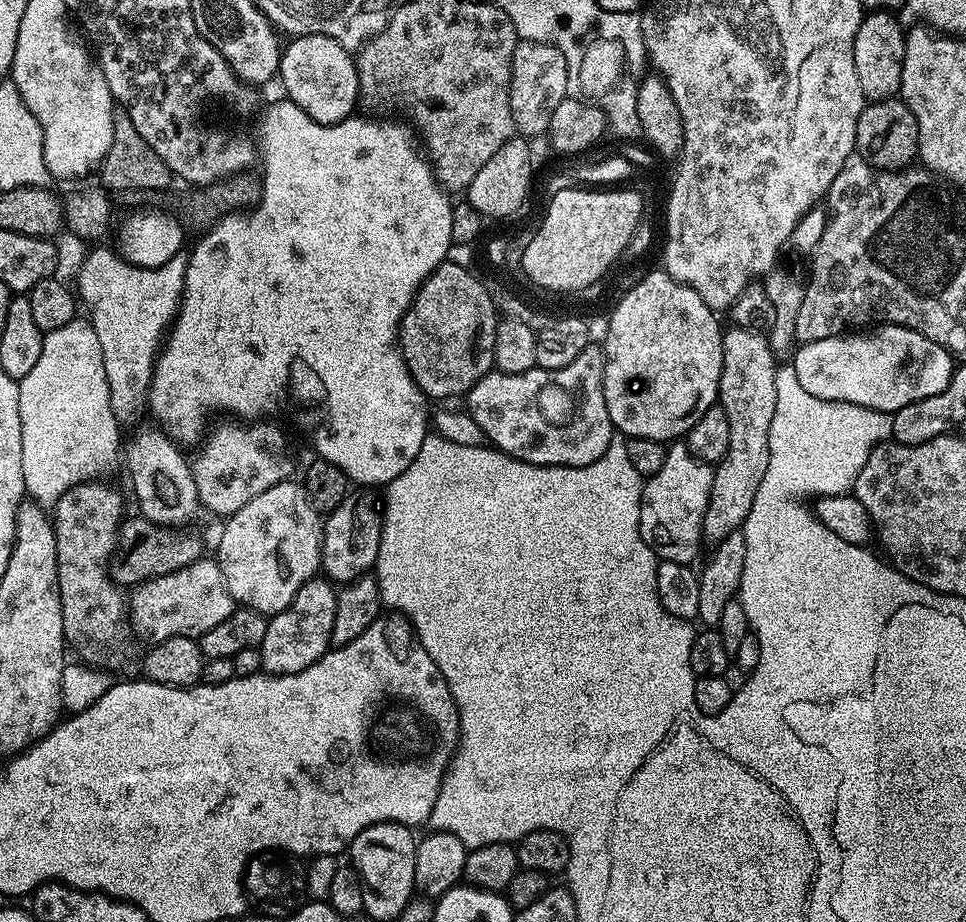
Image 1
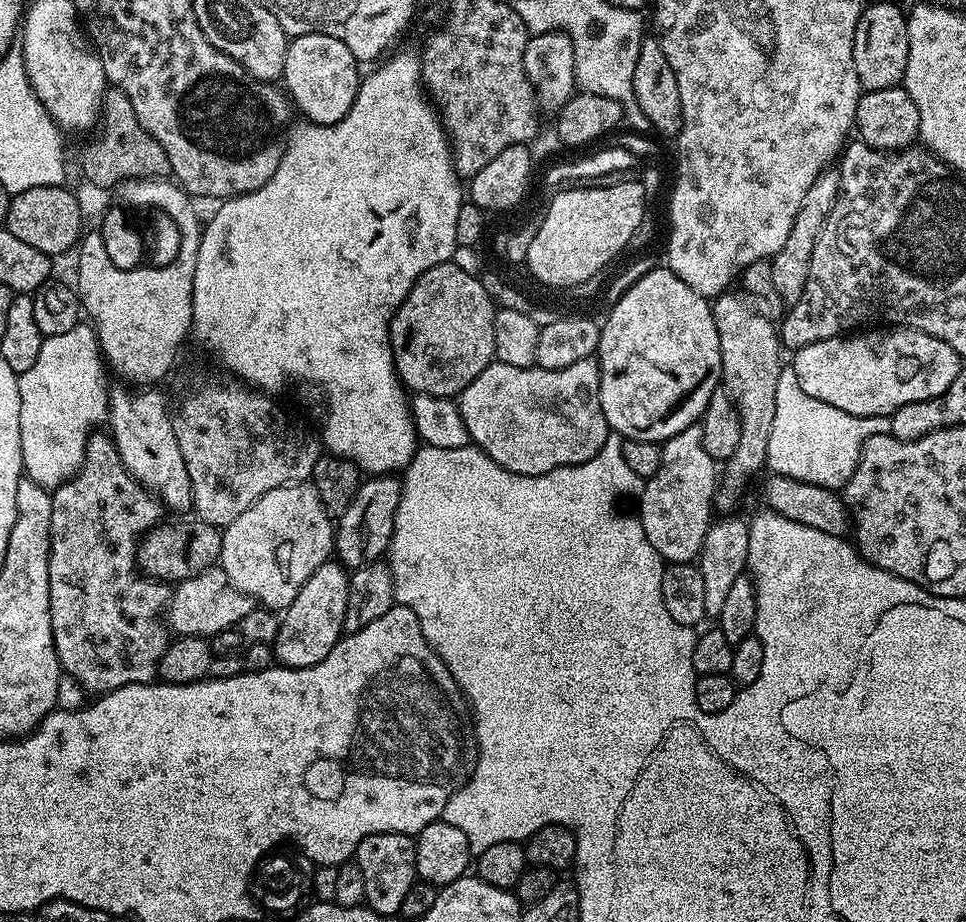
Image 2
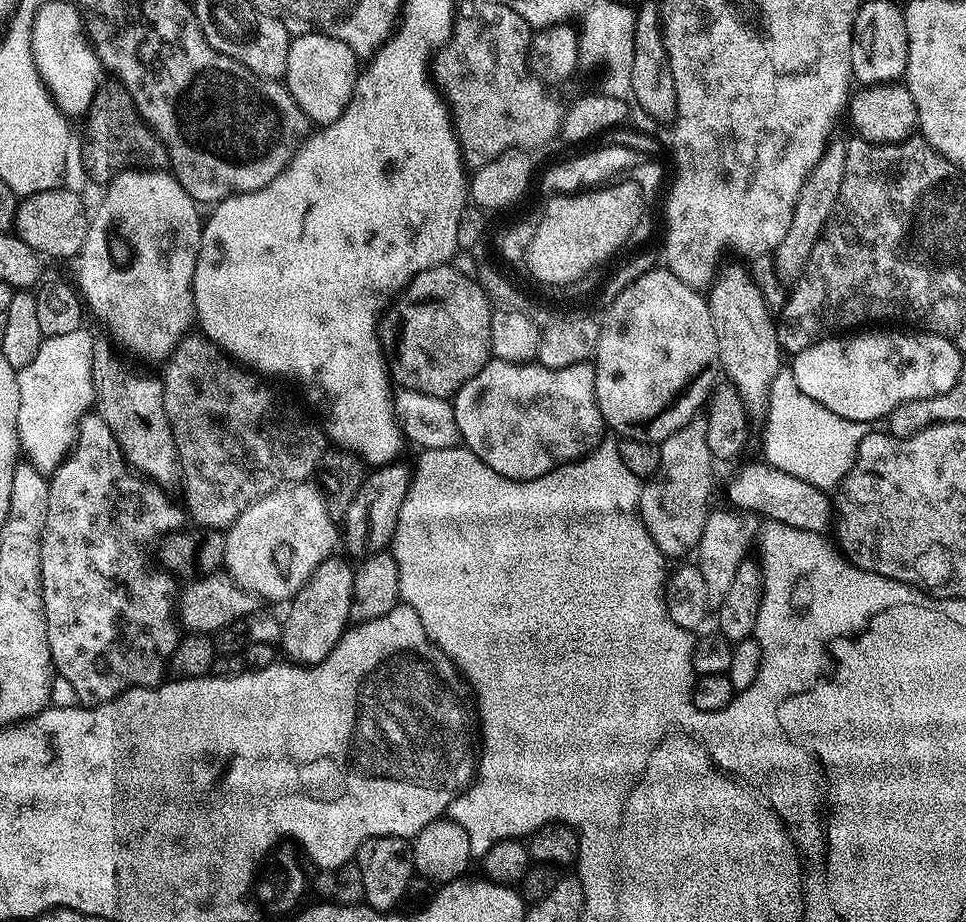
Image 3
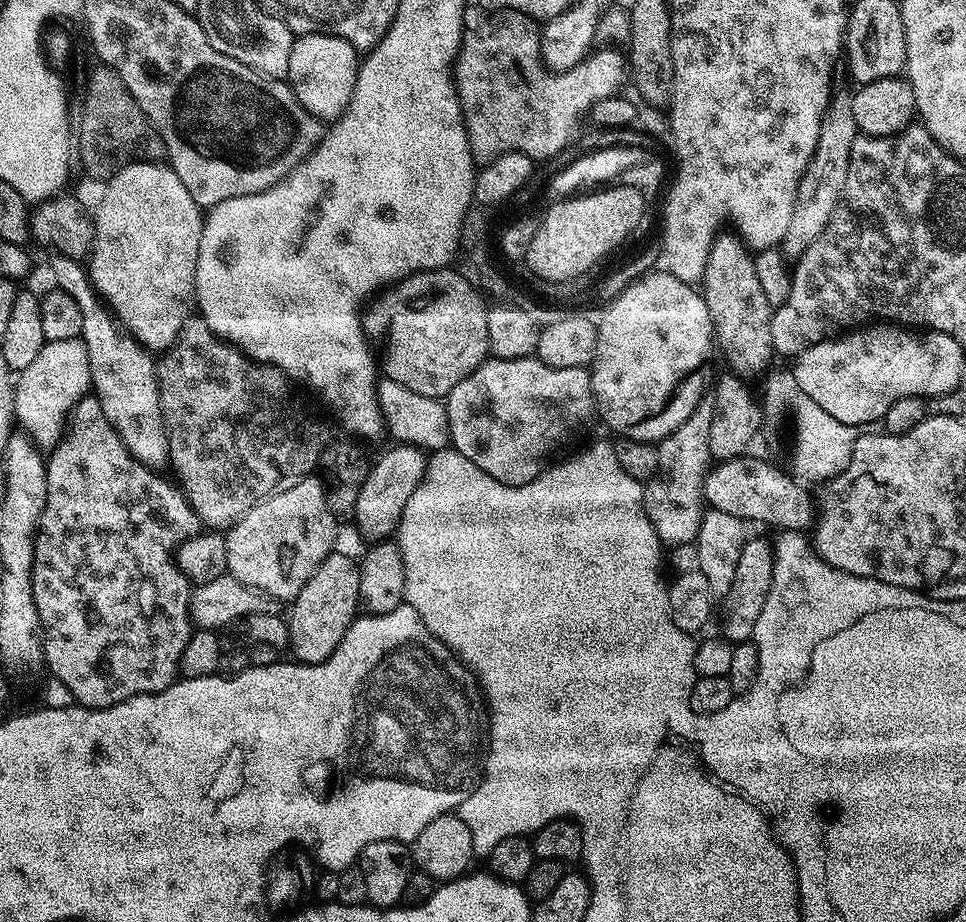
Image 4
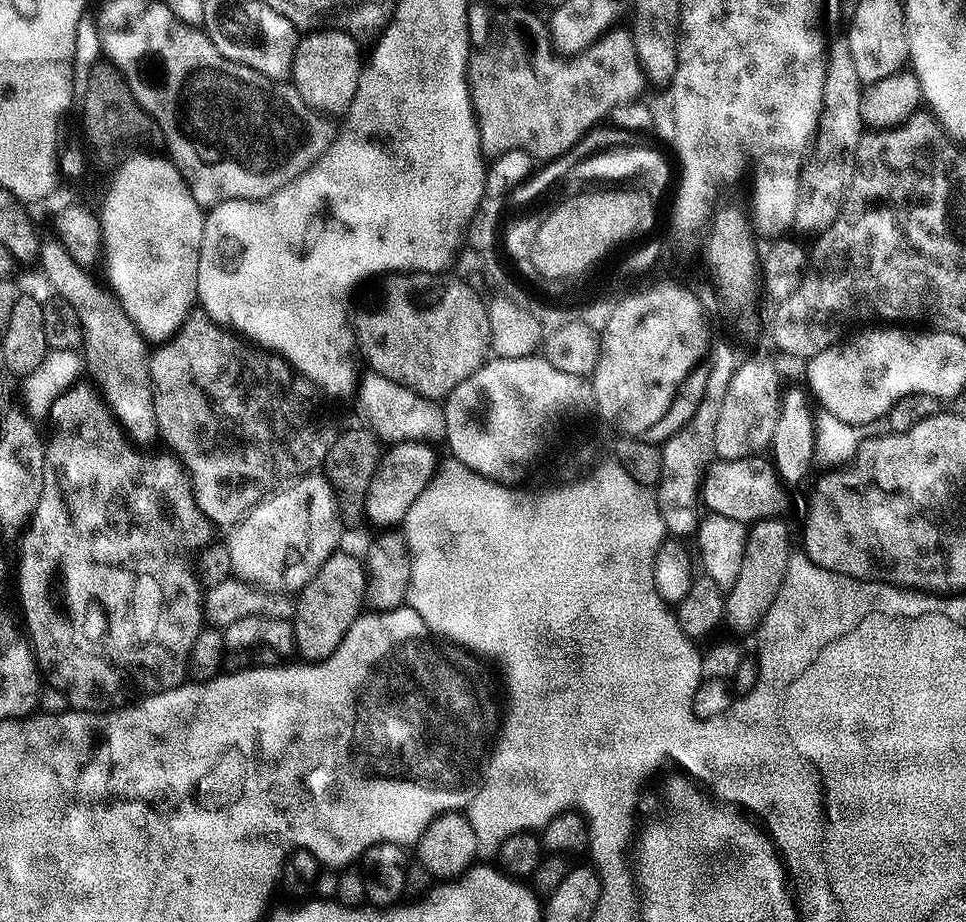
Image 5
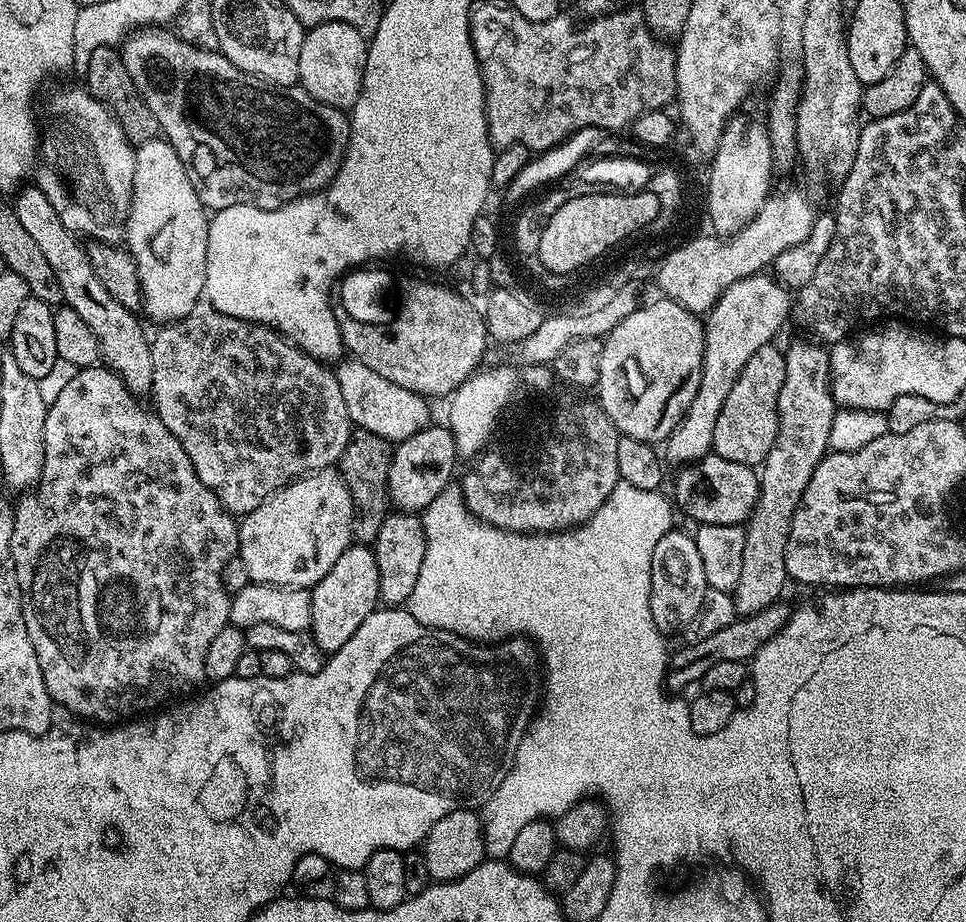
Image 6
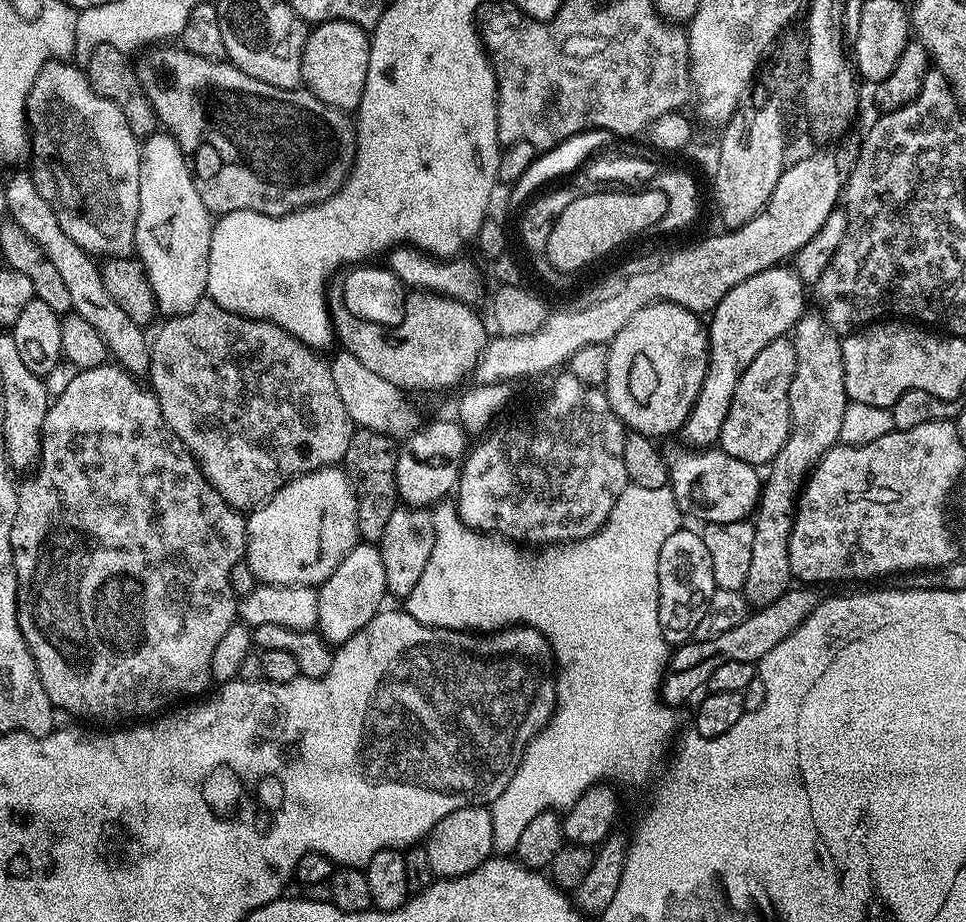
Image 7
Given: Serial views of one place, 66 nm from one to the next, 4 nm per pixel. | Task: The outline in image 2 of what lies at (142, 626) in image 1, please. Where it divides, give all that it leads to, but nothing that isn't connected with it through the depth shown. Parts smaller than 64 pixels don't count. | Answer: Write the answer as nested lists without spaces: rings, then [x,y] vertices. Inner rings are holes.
[[[213,566],[202,574],[191,576],[189,580],[179,581],[171,589],[170,603],[166,609],[166,620],[171,631],[177,637],[203,636],[205,638],[216,638],[229,630],[235,629],[240,620],[246,618],[246,614],[250,614],[253,607],[252,599],[232,585],[220,567]]]

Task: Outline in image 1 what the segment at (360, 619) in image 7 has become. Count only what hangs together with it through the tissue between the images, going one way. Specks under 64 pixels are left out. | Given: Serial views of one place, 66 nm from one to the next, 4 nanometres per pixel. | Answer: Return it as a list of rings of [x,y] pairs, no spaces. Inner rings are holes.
[[[327,578],[307,580],[294,594],[290,606],[276,613],[268,622],[266,638],[262,638],[259,649],[262,654],[262,669],[274,676],[292,676],[295,672],[314,666],[330,651],[334,612],[338,610],[337,589]]]

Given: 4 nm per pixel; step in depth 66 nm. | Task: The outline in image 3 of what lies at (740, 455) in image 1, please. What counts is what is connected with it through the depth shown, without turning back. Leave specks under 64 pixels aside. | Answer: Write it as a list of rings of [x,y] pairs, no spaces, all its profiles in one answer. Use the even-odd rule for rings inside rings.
[[[728,264],[715,273],[714,279],[707,289],[706,299],[710,310],[710,322],[714,322],[714,334],[718,342],[718,368],[725,372],[727,383],[738,390],[742,402],[748,407],[753,417],[763,417],[768,411],[768,395],[774,378],[782,371],[780,356],[782,349],[776,337],[776,320],[762,298],[762,290],[752,281],[752,273],[740,264]]]

